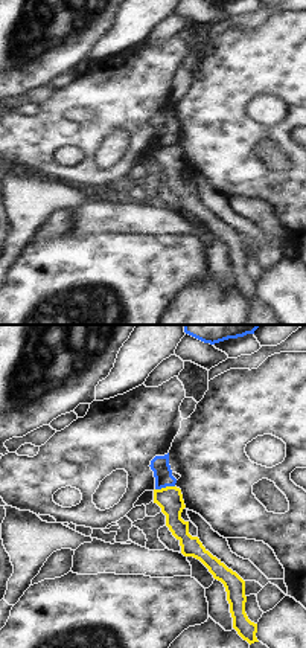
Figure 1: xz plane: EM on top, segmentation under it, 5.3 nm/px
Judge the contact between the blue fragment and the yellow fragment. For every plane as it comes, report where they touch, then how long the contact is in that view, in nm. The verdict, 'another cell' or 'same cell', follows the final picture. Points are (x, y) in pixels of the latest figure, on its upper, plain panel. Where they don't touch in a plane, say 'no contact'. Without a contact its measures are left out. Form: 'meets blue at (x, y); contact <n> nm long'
meets blue at (165, 145); contact 110 nm long

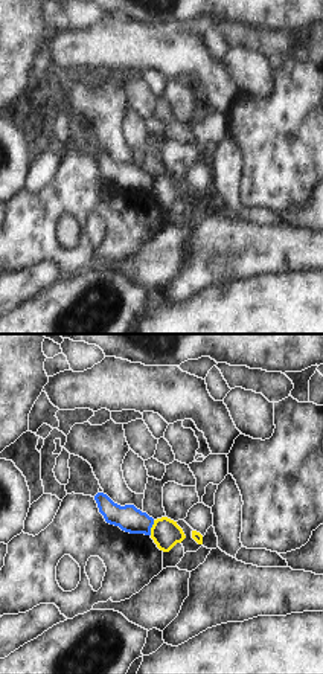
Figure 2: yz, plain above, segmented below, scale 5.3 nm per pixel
meets blue at (151, 185); contact 80 nm long

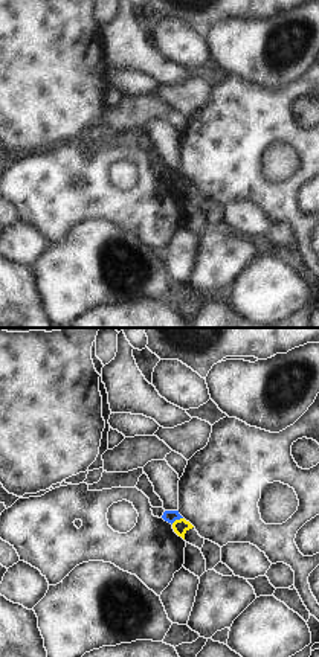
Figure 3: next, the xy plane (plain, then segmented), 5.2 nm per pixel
meets blue at (176, 177); contact 70 nm long

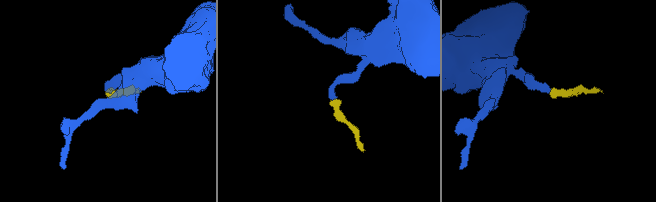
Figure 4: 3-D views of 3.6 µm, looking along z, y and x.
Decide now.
another cell

